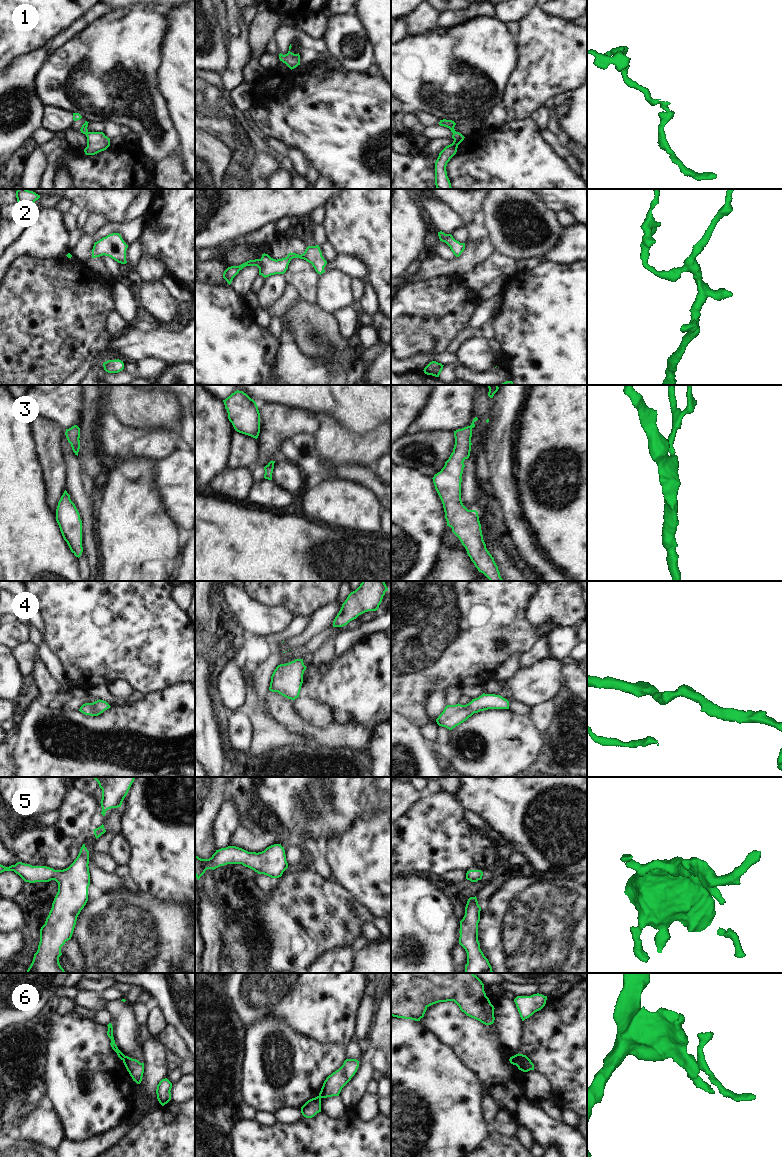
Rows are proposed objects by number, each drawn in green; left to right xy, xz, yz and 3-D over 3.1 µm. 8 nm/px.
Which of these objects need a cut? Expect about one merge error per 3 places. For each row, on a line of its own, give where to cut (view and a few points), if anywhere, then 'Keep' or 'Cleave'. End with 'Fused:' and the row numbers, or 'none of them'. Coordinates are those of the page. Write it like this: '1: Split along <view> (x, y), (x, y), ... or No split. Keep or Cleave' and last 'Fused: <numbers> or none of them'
1: No split. Keep
2: No split. Keep
3: No split. Keep
4: No split. Keep
5: No split. Keep
6: Split along xy (125, 1056), (123, 1060). Cleave
Fused: 6

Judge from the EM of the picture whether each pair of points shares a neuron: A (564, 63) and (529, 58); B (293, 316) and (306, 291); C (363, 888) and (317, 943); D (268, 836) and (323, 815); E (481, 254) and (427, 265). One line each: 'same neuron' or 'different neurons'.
A: same neuron
B: different neurons
C: different neurons
D: different neurons
E: same neuron

